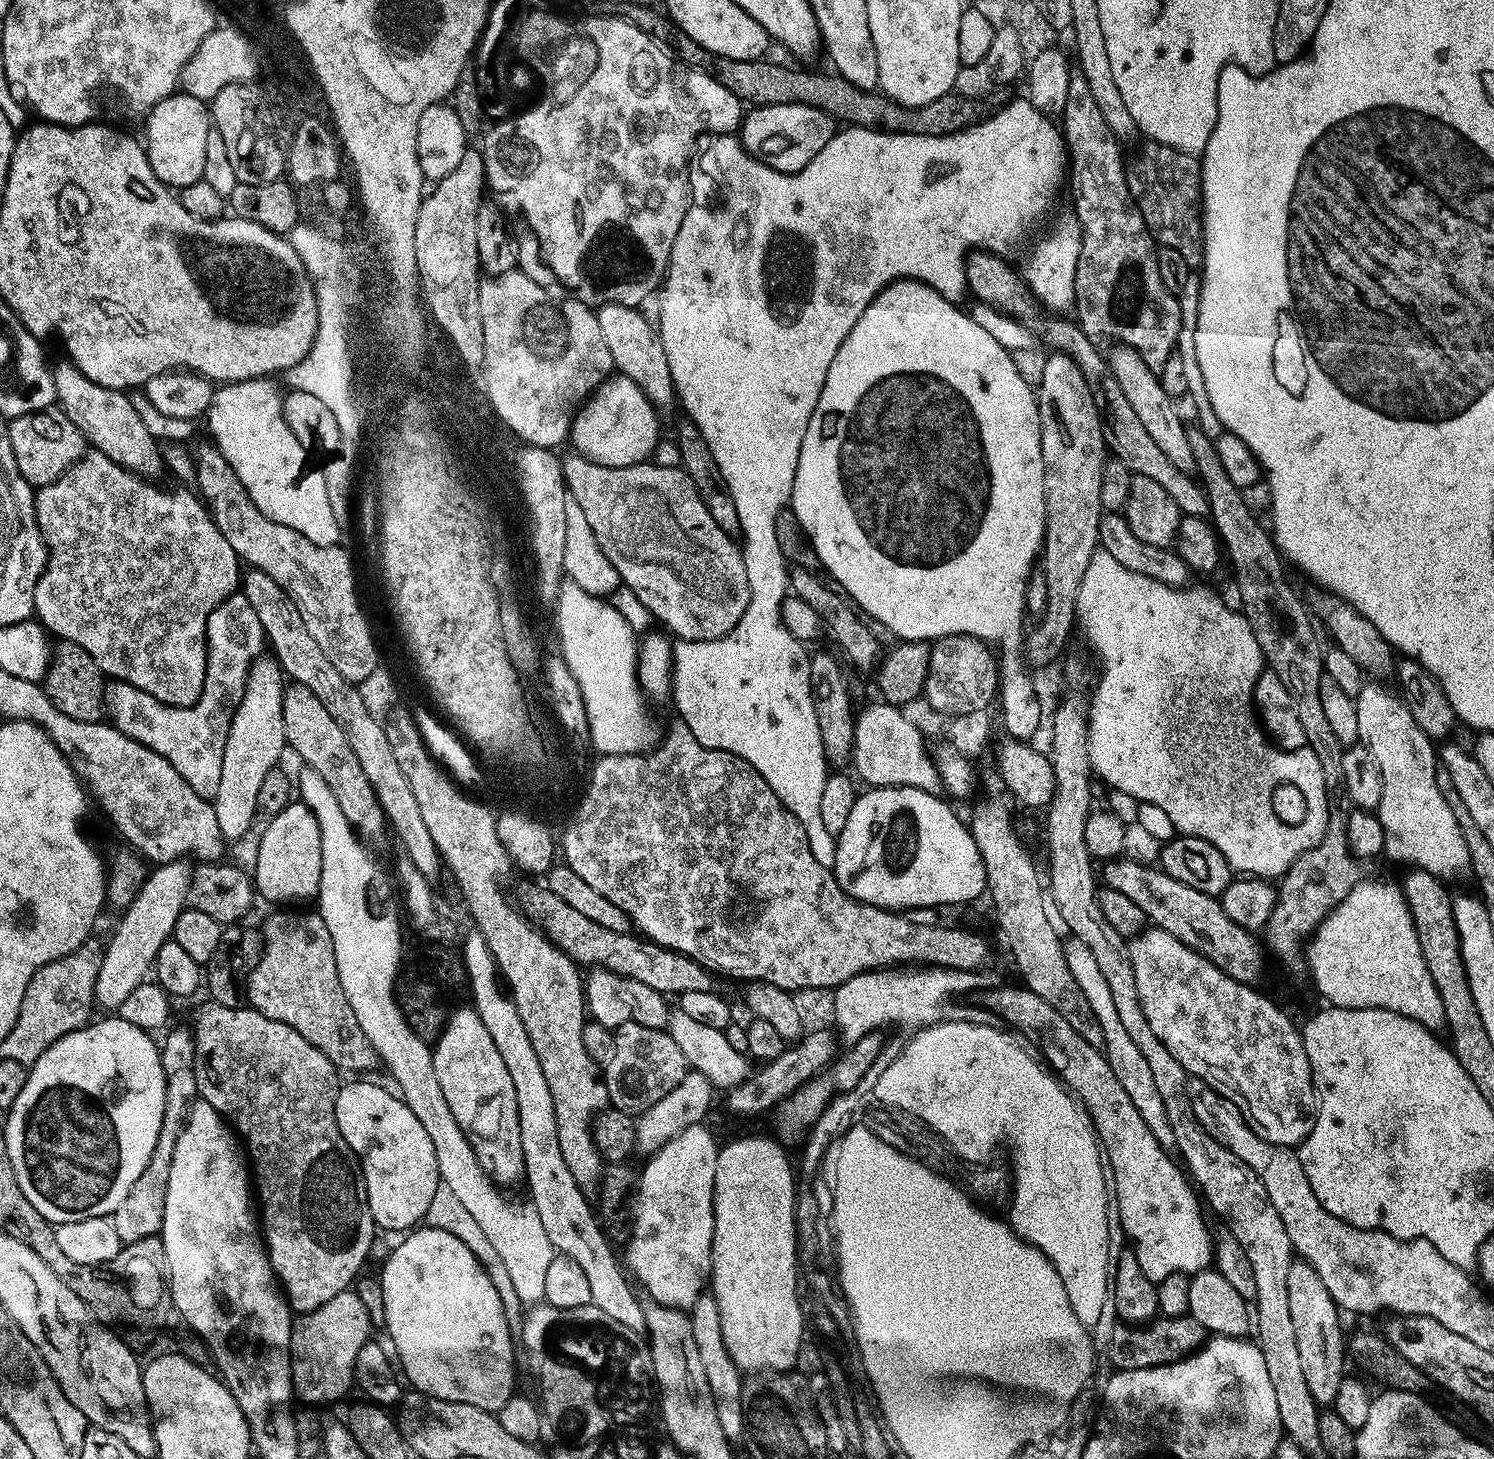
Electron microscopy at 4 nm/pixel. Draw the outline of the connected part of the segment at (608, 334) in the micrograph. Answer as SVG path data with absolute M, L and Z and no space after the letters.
M602 304L595 309L598 326L602 330L602 338L606 338L606 346L610 350L615 371L619 375L630 378L646 394L646 398L656 407L661 417L667 418L678 408L676 383L670 374L670 362L666 358L666 350L662 346L662 338L657 325L643 316L640 308L631 308L621 304Z

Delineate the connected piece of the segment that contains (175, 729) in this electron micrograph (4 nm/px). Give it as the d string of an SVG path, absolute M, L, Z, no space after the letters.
M206 666L206 682L198 702L189 708L175 708L158 702L146 690L140 690L124 680L112 680L105 687L104 703L110 723L122 734L138 736L220 736L220 724L212 728L212 668Z

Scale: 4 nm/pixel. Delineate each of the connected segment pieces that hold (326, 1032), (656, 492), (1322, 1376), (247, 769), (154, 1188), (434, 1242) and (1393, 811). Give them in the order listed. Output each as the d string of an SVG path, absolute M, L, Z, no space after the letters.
M276 910L276 913L262 924L264 933L264 953L254 966L254 970L248 979L247 1003L257 1012L266 1014L266 1018L286 1022L306 1042L318 1046L326 1058L336 1065L337 1069L348 1072L360 1072L356 1074L368 1074L372 1067L378 1064L374 1046L367 1041L358 1026L358 1019L354 1016L354 1010L347 1002L346 990L342 990L342 982L338 978L338 962L334 958L334 942L330 938L330 930L326 930L326 922L320 917L319 911L312 912L288 912L292 910Z
M571 453L572 456L564 456L561 461L563 470L564 482L567 491L577 498L584 510L584 514L588 519L588 524L592 528L597 543L603 555L608 558L609 562L618 570L621 578L621 583L636 594L638 600L644 604L658 622L662 622L668 626L674 633L677 639L686 641L706 641L709 644L714 644L720 637L724 637L732 632L734 626L742 618L742 614L746 612L746 607L749 606L750 600L750 584L746 575L746 564L743 554L743 549L739 543L726 534L718 522L710 515L710 510L707 510L706 504L702 502L701 495L698 494L697 487L694 486L693 479L684 472L683 467L675 466L658 466L653 462L645 462L635 464L630 467L604 467L601 464L596 464L592 460L586 459L579 453Z
M1303 1260L1292 1262L1286 1284L1289 1291L1290 1318L1293 1319L1294 1334L1297 1336L1298 1355L1301 1357L1306 1386L1309 1387L1317 1405L1333 1405L1337 1398L1338 1386L1345 1375L1346 1336L1345 1333L1342 1334L1340 1326L1340 1309L1317 1271Z
M264 654L256 658L247 676L241 702L233 714L223 750L222 777L212 797L219 830L225 841L235 842L247 835L258 814L258 790L269 770L279 765L278 758L286 750L284 690L286 678L275 657Z
M176 1028L160 1044L160 1057L164 1077L166 1078L166 1106L162 1110L162 1130L158 1130L158 1142L154 1146L154 1154L150 1154L150 1162L146 1162L146 1170L138 1174L138 1182L130 1186L130 1194L122 1198L122 1206L118 1206L112 1213L110 1219L114 1230L118 1230L118 1238L121 1245L136 1244L139 1240L148 1240L159 1237L160 1227L164 1221L166 1210L166 1186L170 1182L170 1162L174 1162L174 1146L178 1146L178 1134L182 1134L184 1123L188 1117L188 1109L192 1107L198 1098L196 1090L196 1037L191 1031L184 1028Z
M417 1227L388 1256L380 1272L380 1296L384 1299L384 1324L400 1355L400 1364L411 1387L425 1396L450 1402L466 1402L493 1414L514 1395L516 1368L512 1365L514 1341L507 1328L502 1301L478 1258L444 1229Z
M1365 683L1354 699L1358 714L1356 735L1359 743L1370 750L1382 774L1378 815L1384 831L1383 855L1404 864L1416 864L1412 866L1437 878L1452 876L1463 868L1465 871L1469 863L1464 835L1436 785L1437 749L1426 733L1418 730L1418 722L1414 722L1403 699L1391 696L1376 684L1379 683Z

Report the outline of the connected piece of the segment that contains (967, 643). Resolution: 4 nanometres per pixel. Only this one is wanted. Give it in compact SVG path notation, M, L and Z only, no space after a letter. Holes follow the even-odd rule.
M941 636L931 645L923 697L947 716L970 715L997 699L1000 666L995 651L976 636ZM992 651L992 652L991 652Z

